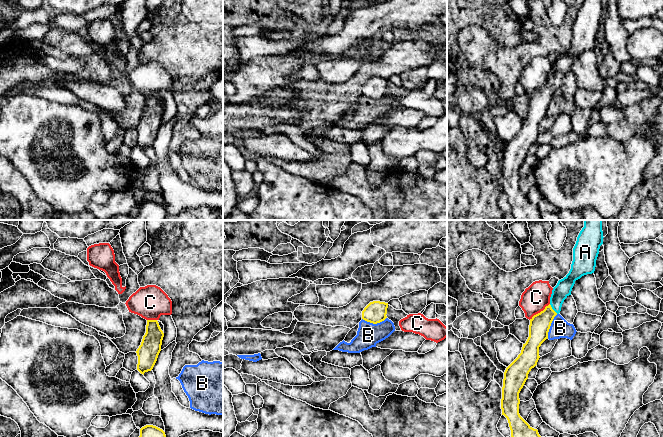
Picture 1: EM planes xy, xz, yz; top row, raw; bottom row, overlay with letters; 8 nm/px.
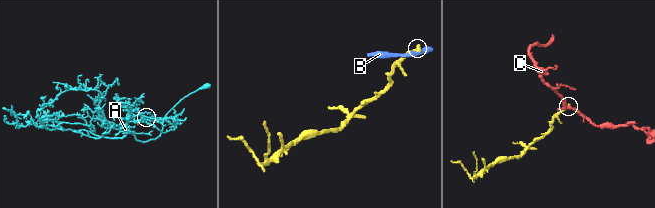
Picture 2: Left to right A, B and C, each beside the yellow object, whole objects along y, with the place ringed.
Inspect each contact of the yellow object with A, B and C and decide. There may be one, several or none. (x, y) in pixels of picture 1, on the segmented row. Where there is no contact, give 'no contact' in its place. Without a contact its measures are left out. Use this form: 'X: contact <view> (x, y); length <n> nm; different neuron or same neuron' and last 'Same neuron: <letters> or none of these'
A: contact yz (552, 309); length 100 nm; same neuron
B: contact xz (374, 323); length 200 nm; different neuron
C: contact yz (540, 312); length 220 nm; different neuron
Same neuron: A

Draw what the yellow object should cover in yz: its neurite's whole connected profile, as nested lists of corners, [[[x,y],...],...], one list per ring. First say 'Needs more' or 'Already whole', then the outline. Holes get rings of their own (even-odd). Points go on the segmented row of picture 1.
Needs more. [[[584,220],[584,227],[580,231],[576,244],[573,248],[573,261],[569,273],[553,288],[550,297],[550,304],[543,311],[534,315],[530,319],[529,337],[523,344],[521,353],[518,357],[506,368],[504,372],[501,409],[509,423],[511,437],[541,437],[537,429],[532,428],[519,414],[519,393],[523,388],[528,374],[532,368],[537,365],[540,358],[539,347],[548,339],[548,332],[554,317],[560,313],[564,300],[571,295],[575,281],[582,276],[592,274],[595,271],[596,260],[599,254],[600,246],[603,244],[602,220]]]

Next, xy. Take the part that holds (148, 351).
Already whole. [[[147,320],[146,333],[143,336],[141,345],[137,349],[138,356],[137,370],[144,375],[151,371],[161,351],[164,333],[157,320]]]

